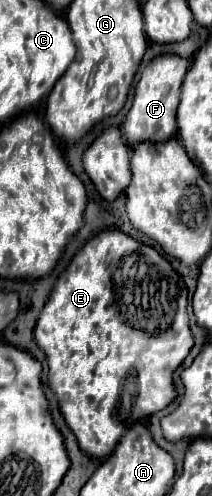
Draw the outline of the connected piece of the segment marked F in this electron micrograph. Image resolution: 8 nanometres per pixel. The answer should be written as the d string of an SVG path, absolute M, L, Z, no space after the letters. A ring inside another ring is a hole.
M159 54L143 70L137 86L131 110L125 116L123 134L129 144L137 142L161 142L175 136L177 132L177 104L179 104L179 86L189 68L189 60L177 54Z

